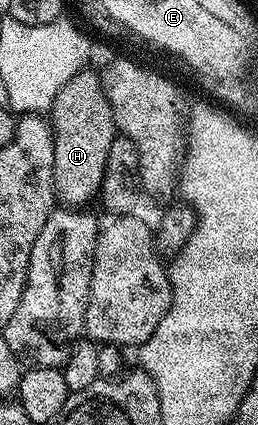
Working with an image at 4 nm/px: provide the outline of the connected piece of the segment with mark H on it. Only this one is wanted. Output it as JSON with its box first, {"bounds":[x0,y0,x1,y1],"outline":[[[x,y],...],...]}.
{"bounds":[51,66,119,210],"outline":[[[86,66],[74,74],[71,82],[67,82],[67,86],[55,94],[51,109],[55,142],[53,194],[64,207],[78,210],[98,199],[107,166],[107,154],[111,154],[111,142],[119,135],[101,76],[93,73],[91,68]]]}

